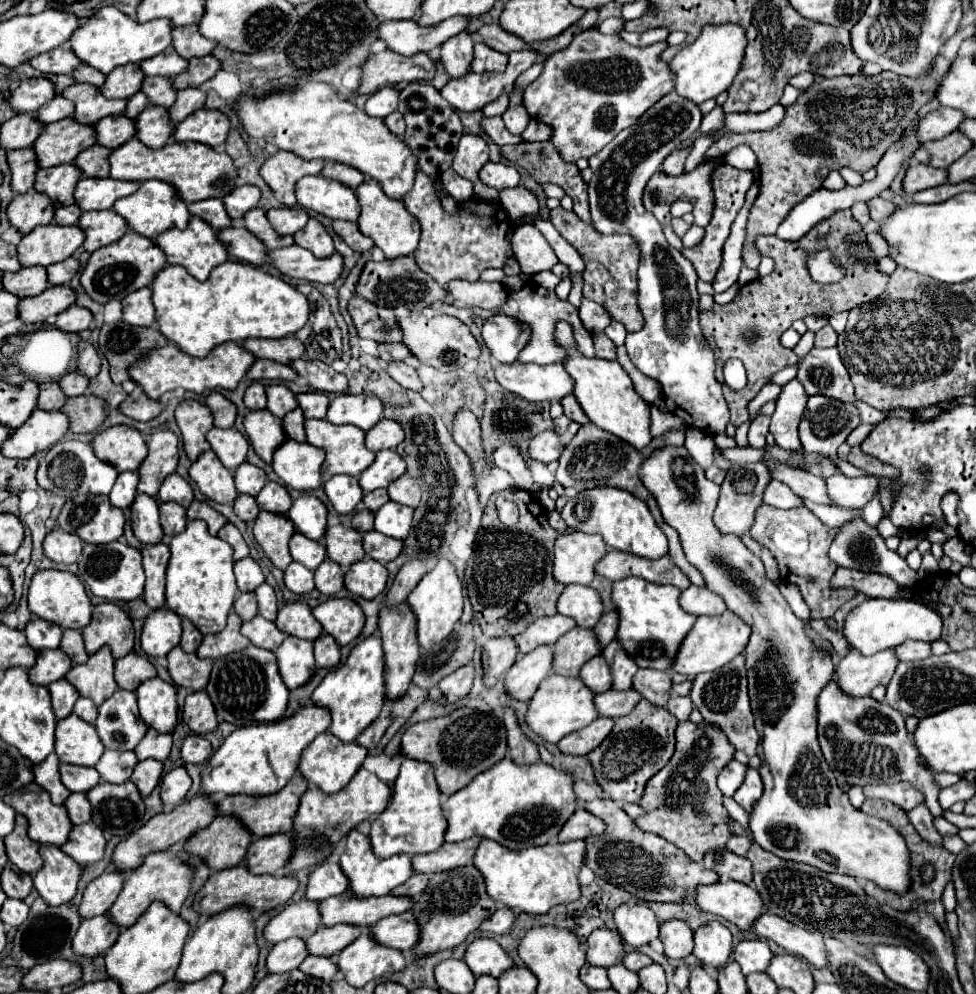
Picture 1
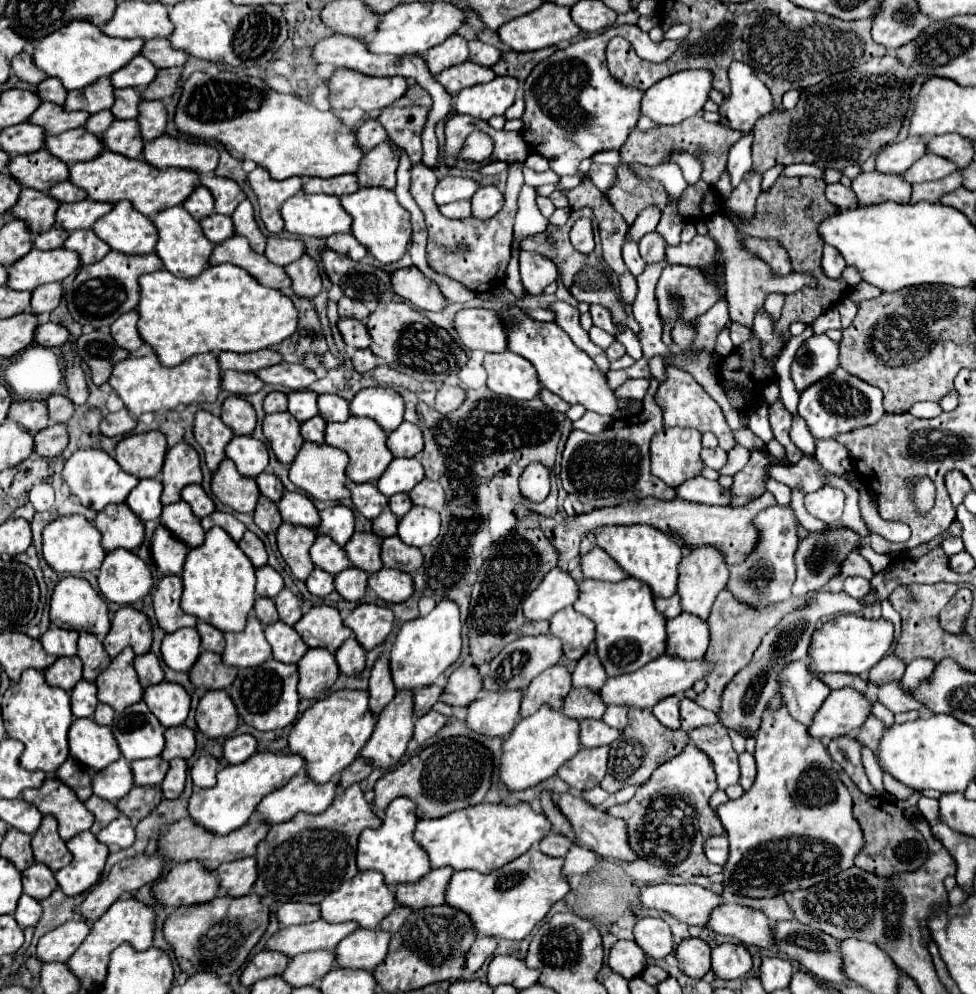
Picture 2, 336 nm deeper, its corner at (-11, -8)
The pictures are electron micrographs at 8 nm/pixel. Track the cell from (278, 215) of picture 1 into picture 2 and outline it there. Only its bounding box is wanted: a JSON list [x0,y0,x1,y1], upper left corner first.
[266,236,304,266]

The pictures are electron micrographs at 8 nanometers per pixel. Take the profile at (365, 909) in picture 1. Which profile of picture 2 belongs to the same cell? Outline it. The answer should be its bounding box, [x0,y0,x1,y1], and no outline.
[266,920,358,956]

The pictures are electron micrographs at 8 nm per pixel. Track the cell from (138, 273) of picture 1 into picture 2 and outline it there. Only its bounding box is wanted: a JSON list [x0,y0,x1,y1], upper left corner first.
[64,252,164,328]

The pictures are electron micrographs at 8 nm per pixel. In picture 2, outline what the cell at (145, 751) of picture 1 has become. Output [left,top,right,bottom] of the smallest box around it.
[160,726,196,762]

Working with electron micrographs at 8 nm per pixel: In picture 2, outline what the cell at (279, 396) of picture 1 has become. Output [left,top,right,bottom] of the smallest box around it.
[288,390,318,422]

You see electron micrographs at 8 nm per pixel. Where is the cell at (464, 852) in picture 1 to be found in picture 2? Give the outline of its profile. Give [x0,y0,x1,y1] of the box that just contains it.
[396,868,454,908]

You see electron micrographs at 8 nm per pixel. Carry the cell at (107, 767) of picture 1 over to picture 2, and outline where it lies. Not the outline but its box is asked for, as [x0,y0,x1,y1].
[130,758,168,786]

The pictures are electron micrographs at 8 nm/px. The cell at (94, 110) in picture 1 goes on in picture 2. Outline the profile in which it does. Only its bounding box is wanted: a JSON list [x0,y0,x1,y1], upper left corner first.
[30,102,90,136]

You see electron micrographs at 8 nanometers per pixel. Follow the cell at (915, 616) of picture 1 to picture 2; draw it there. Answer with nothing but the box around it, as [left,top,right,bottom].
[810,614,894,676]

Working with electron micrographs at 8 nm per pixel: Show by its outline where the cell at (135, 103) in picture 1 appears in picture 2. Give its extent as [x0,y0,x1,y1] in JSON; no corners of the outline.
[86,110,114,136]

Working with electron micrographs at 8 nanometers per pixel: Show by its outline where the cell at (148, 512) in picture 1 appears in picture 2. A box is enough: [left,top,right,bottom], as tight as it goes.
[152,524,188,574]

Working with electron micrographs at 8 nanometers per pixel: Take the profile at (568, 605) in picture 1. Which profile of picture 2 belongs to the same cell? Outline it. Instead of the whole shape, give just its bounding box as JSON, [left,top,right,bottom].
[550,606,594,660]

